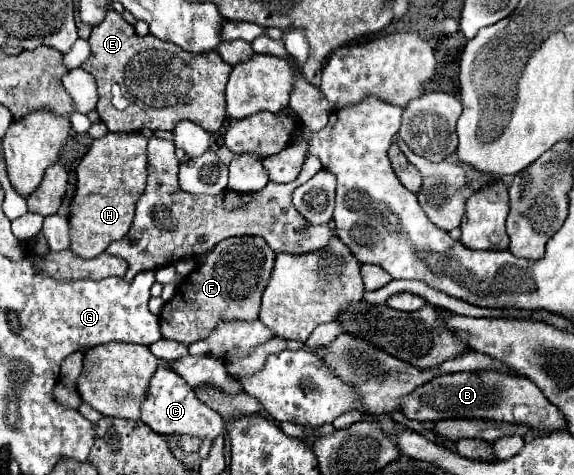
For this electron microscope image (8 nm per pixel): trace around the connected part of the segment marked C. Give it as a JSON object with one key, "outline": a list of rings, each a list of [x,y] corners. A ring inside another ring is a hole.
{"outline":[[[158,366],[156,374],[150,380],[150,392],[142,404],[142,418],[146,426],[150,426],[158,434],[170,434],[170,432],[180,432],[180,434],[190,434],[202,438],[202,458],[208,456],[212,442],[226,432],[220,414],[214,410],[206,408],[196,396],[194,390],[182,380],[180,374],[176,374],[170,366]]]}

